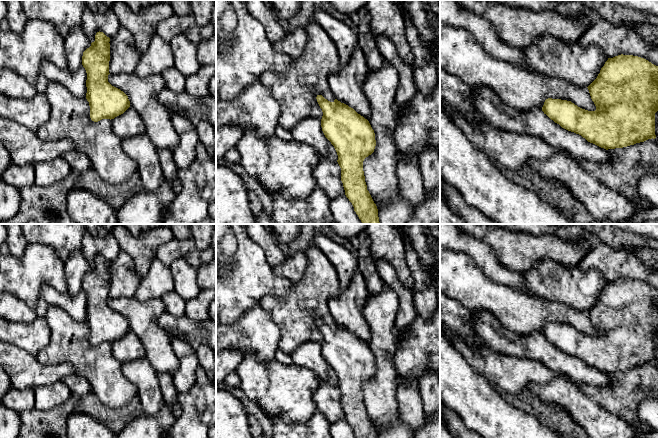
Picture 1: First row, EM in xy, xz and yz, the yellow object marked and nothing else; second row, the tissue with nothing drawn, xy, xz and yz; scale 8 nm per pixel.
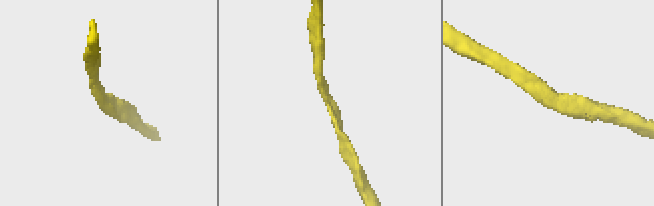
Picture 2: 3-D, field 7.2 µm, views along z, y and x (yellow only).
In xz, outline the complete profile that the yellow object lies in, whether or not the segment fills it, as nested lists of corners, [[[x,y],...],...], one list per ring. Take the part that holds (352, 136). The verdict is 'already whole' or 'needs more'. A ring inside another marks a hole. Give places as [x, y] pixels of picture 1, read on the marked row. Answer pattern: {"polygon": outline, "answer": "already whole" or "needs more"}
{"polygon": [[[317,95],[316,99],[323,112],[322,131],[338,155],[346,197],[362,224],[380,224],[363,171],[364,159],[376,146],[374,130],[367,119],[337,99],[330,102],[322,95]]], "answer": "already whole"}

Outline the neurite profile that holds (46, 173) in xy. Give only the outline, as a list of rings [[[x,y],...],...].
[[[62,156],[49,162],[37,163],[35,165],[35,184],[49,187],[56,181],[66,178],[70,171],[70,165]]]

